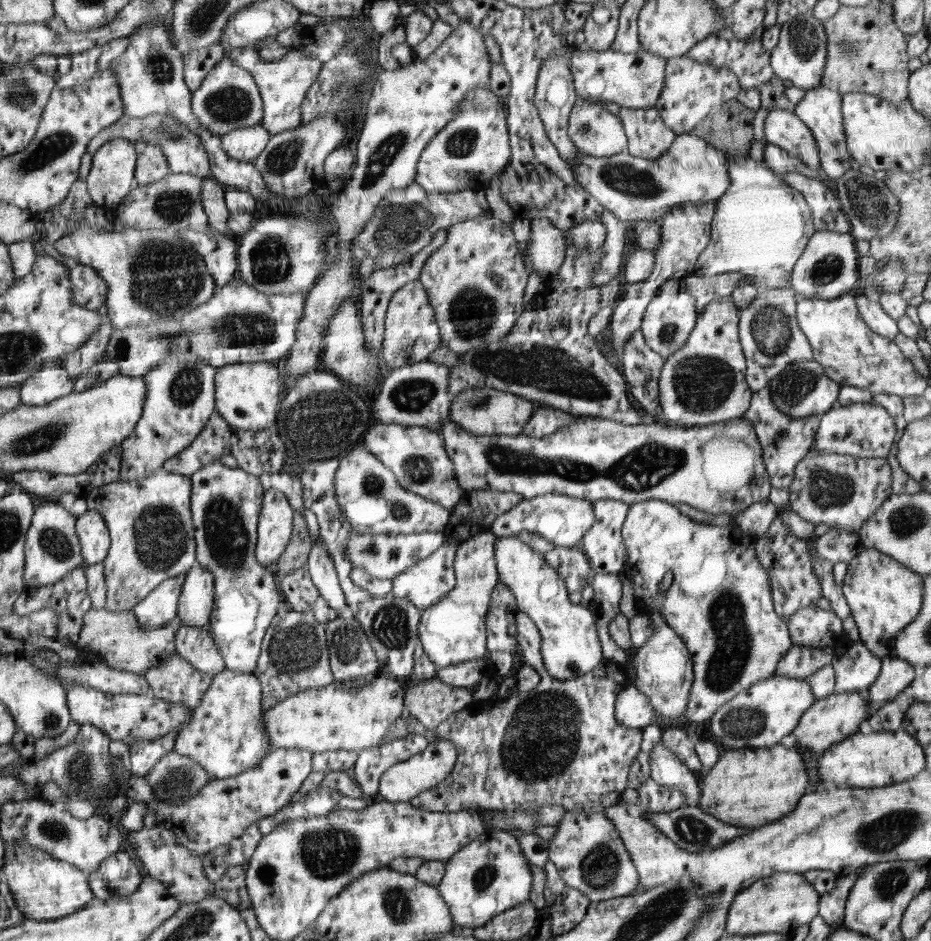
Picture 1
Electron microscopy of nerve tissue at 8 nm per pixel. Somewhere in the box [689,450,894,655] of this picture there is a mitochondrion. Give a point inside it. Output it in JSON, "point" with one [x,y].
{"point":[830,489]}

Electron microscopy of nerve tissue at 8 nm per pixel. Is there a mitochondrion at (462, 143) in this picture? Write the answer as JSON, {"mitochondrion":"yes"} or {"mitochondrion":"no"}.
{"mitochondrion":"yes"}

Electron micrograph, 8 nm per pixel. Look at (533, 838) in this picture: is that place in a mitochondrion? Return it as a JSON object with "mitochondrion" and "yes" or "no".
{"mitochondrion":"no"}

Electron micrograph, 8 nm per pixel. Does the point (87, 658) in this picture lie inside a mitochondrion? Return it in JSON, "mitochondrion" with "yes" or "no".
{"mitochondrion":"no"}

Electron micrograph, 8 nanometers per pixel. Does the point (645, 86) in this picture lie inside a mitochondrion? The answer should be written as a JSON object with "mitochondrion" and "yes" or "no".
{"mitochondrion":"no"}

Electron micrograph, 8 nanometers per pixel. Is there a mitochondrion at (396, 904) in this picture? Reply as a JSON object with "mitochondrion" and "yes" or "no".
{"mitochondrion":"yes"}

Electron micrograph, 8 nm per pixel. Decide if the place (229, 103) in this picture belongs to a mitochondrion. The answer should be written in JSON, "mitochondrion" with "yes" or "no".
{"mitochondrion":"yes"}

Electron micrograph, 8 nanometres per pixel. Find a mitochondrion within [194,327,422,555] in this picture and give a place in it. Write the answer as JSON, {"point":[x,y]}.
{"point":[318,424]}

